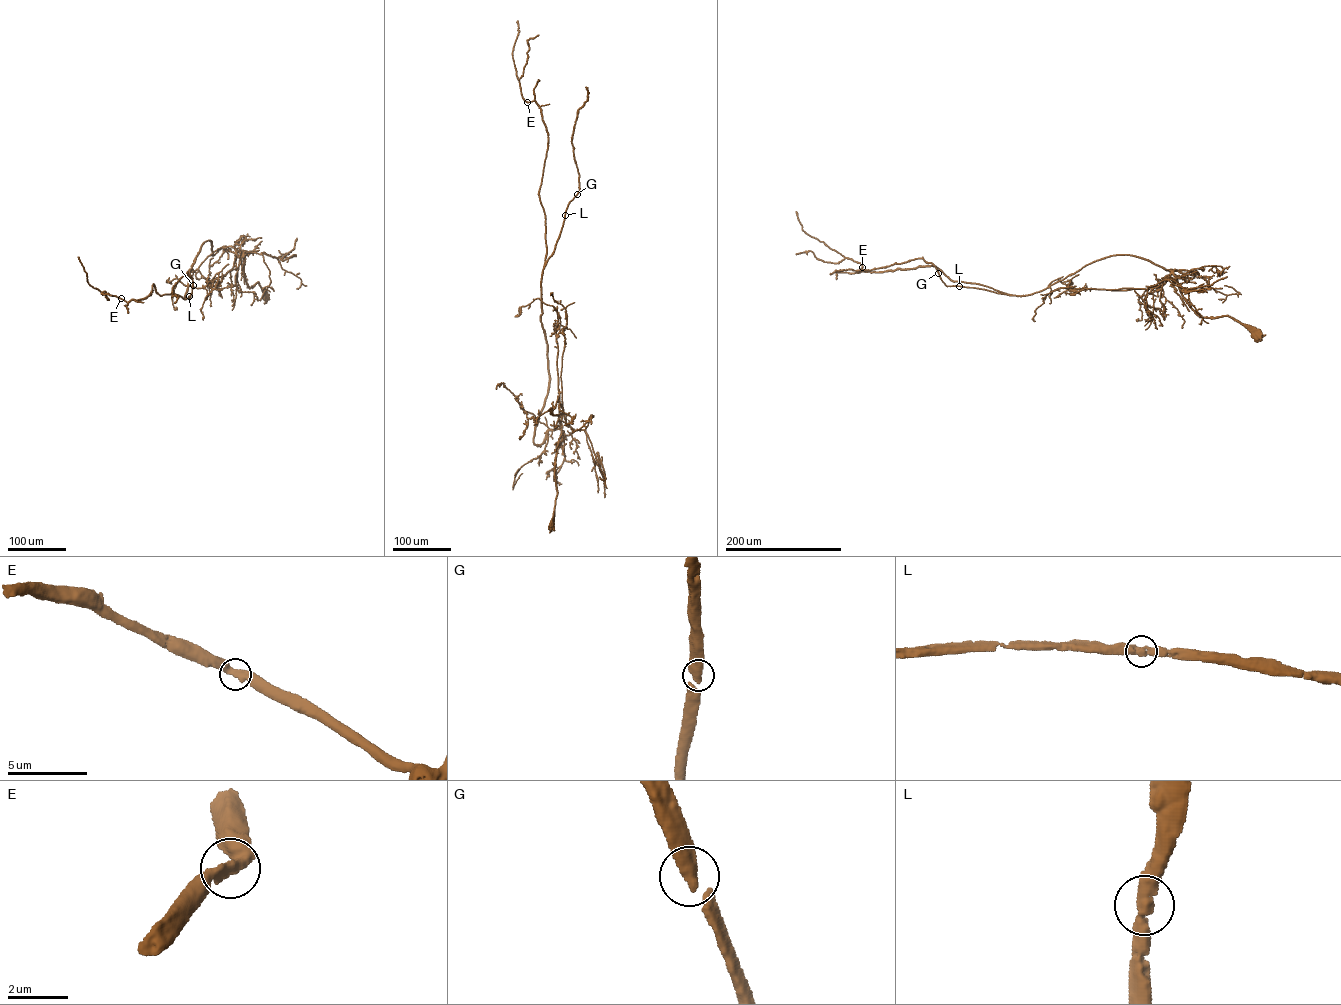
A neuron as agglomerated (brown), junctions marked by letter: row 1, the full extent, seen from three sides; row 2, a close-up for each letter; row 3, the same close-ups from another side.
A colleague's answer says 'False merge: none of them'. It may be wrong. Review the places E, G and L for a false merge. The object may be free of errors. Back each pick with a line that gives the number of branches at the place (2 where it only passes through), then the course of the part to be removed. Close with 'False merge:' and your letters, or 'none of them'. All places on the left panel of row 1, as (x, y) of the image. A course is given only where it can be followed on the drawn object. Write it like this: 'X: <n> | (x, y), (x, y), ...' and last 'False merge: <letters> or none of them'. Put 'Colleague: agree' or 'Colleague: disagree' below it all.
False merge: none of them
Colleague: agree

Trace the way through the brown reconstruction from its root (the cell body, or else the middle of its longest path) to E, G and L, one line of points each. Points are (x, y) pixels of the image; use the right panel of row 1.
E: (1259, 336), (1227, 316), (1200, 316), (1172, 273), (1146, 289), (1020, 295), (932, 266), (862, 267)
G: (1259, 336), (1227, 316), (1200, 316), (1172, 273), (1146, 289), (1049, 286), (1020, 295), (947, 286), (938, 273)
L: (1259, 336), (1227, 316), (1200, 316), (1172, 273), (1146, 289), (1049, 286), (1016, 295), (959, 286)

